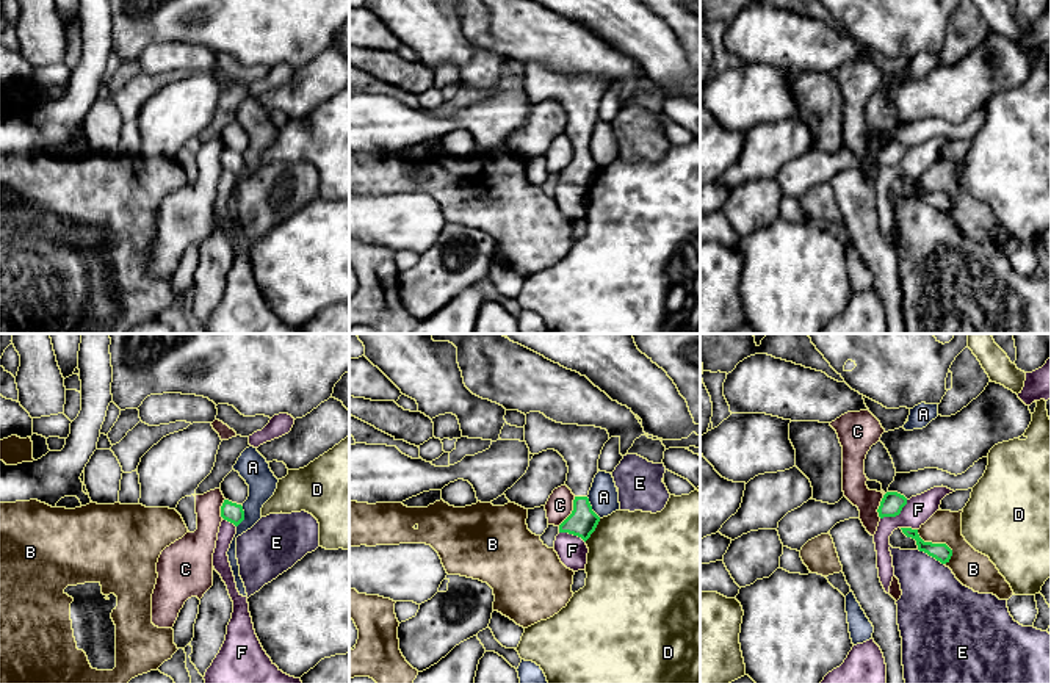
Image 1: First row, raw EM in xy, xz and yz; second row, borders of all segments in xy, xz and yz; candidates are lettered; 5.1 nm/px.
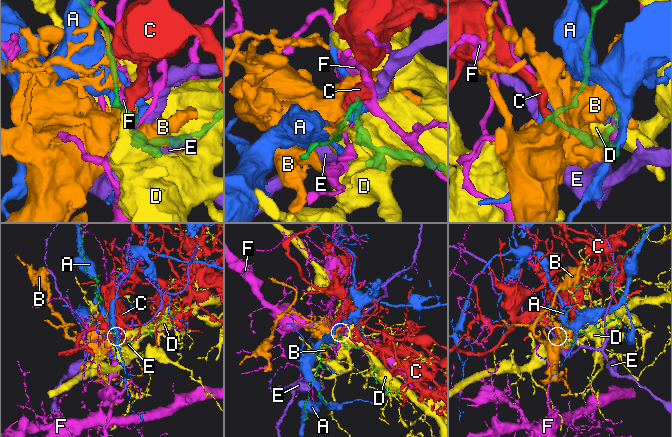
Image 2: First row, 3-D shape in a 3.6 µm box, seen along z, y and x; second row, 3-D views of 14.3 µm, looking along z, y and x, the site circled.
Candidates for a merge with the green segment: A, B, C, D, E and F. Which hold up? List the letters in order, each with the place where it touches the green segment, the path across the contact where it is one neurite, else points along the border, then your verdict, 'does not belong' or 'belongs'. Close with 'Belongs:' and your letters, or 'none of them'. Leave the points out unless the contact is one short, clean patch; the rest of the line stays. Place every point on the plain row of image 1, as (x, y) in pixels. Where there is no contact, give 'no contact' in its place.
A: xy (243, 165) | does not belong
B: yz (939, 193) | does not belong
C: xz (572, 160) | along xz (575, 146), (572, 160), (558, 174) | does not belong
D: xz (594, 179) | does not belong
E: yz (931, 204) | does not belong
F: yz (896, 163) | does not belong
Belongs: none of them

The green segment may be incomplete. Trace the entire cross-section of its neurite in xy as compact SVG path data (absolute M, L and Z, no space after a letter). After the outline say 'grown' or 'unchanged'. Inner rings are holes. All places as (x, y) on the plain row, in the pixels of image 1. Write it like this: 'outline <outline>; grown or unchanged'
outline M224 149L221 155L221 166L235 175L238 175L244 169L244 160L241 154Z; unchanged

